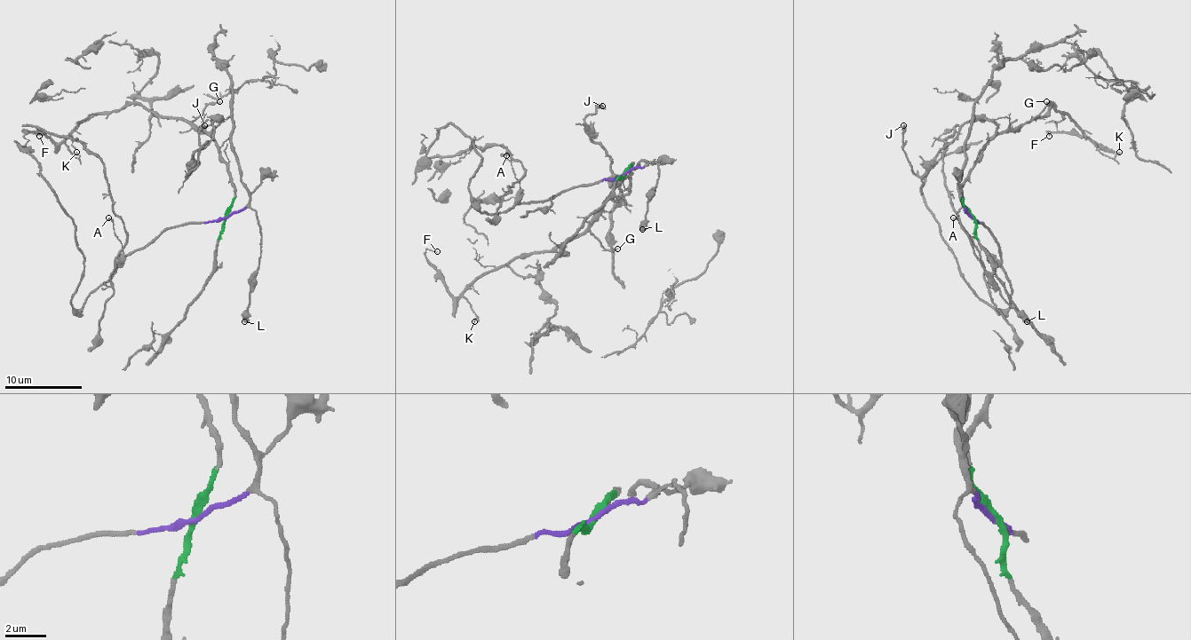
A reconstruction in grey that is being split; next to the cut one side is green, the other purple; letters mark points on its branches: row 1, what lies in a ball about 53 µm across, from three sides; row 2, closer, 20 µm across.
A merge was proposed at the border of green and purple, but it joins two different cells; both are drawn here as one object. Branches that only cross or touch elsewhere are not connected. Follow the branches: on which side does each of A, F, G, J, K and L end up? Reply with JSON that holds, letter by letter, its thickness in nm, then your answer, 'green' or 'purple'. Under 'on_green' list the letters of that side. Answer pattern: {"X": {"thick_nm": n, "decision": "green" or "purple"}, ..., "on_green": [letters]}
{"A": {"thick_nm": 150, "decision": "purple"}, "F": {"thick_nm": 80, "decision": "green"}, "G": {"thick_nm": 140, "decision": "green"}, "J": {"thick_nm": 260, "decision": "green"}, "K": {"thick_nm": 110, "decision": "green"}, "L": {"thick_nm": 550, "decision": "purple"}, "on_green": ["F", "G", "J", "K"]}

